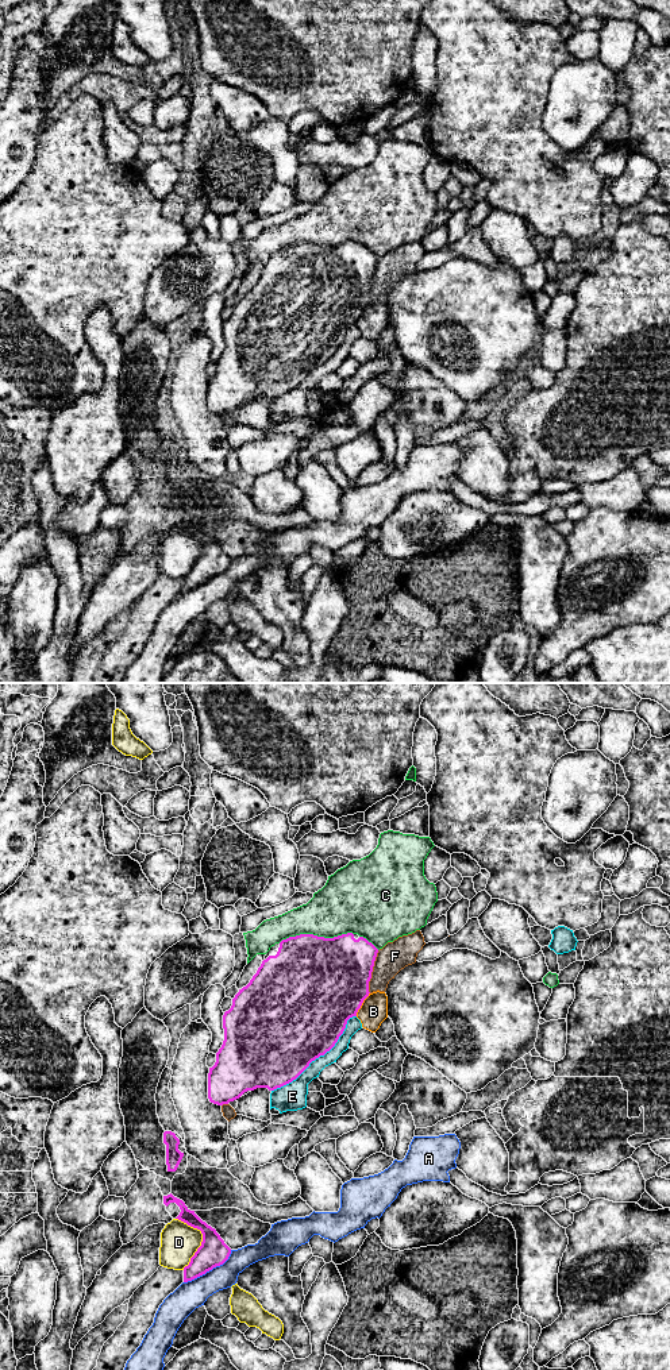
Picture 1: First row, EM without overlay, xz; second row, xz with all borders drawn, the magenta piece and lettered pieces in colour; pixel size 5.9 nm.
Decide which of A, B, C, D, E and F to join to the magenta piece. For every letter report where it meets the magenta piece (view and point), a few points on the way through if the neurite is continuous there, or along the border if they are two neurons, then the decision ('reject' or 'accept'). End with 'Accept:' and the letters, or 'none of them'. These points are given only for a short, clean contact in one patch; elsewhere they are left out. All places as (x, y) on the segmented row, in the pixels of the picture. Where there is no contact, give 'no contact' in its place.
A: contact xz (210, 1269); reject
B: contact xz (361, 1004); reject
C: contact xz (315, 936); reject
D: contact xz (203, 1238); reject
E: contact xz (319, 1056); reject
F: contact xz (372, 971); reject
Accept: none of them

